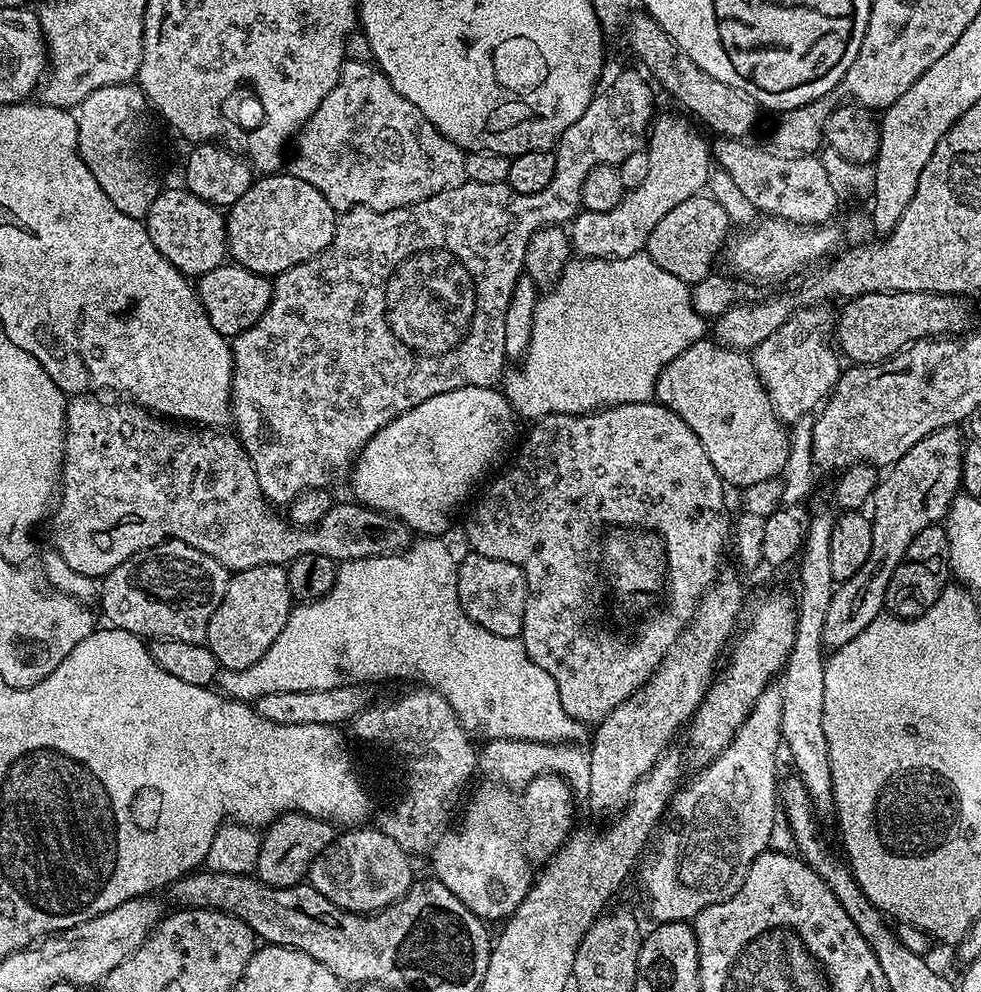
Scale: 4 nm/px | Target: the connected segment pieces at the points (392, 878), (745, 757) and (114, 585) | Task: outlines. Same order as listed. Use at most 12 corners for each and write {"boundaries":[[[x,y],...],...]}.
{"boundaries":[[[379,827],[341,831],[308,870],[318,894],[371,914],[414,882]],[[782,690],[668,805],[653,921],[726,902],[778,818]],[[181,540],[98,588],[109,625],[204,644],[229,571]]]}

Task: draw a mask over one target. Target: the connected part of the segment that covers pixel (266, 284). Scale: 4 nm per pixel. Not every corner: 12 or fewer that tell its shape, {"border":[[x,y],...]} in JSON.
{"border":[[225,262],[194,287],[226,338],[266,314],[272,280]]}

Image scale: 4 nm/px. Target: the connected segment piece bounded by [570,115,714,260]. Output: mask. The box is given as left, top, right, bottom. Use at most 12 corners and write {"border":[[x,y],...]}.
{"border":[[680,116],[655,117],[642,186],[576,213],[589,260],[644,252],[662,217],[701,195],[714,161]]}

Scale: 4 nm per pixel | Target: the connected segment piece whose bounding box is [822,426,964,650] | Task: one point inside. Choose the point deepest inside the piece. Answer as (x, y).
(916, 492)

